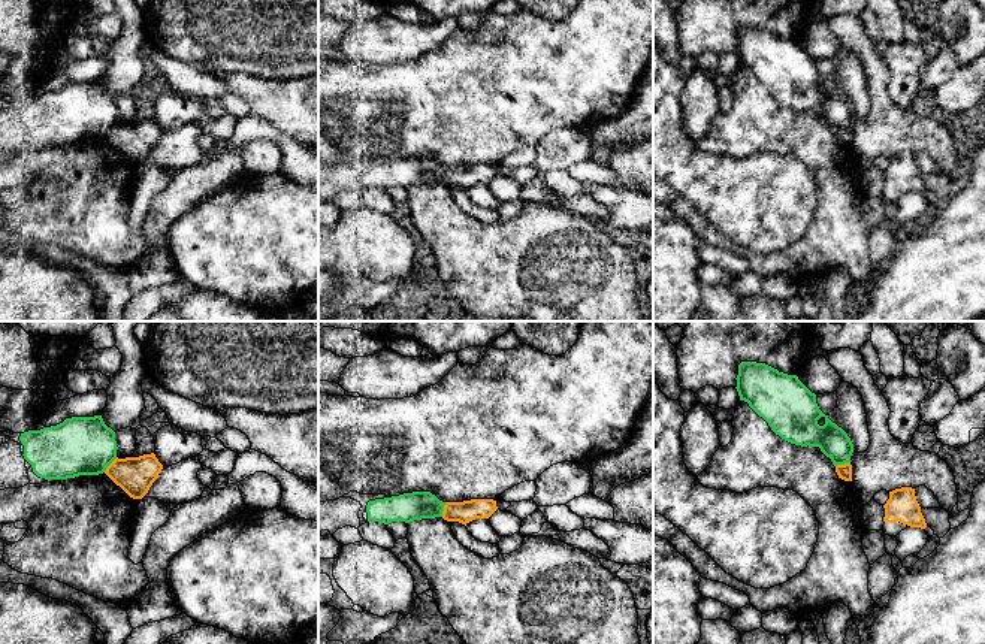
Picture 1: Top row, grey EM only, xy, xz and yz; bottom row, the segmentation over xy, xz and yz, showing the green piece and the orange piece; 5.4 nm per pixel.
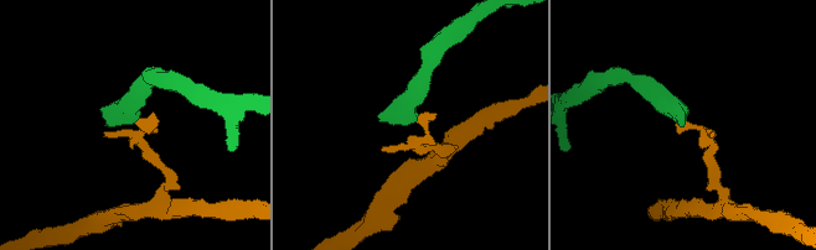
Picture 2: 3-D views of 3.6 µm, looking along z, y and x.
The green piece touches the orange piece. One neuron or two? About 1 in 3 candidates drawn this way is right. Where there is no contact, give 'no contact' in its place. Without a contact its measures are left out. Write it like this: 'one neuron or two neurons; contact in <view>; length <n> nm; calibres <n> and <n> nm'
two neurons; contact in xy; length 110 nm; calibres 320 and 200 nm

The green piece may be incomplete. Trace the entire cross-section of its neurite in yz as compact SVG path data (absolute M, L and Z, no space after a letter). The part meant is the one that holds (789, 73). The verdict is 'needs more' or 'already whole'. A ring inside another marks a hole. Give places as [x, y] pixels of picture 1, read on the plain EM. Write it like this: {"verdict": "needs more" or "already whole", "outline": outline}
{"verdict": "already whole", "outline": "M741 27L735 45L740 66L747 67L782 105L819 112L834 131L850 129L850 103L819 75L816 60L797 40L765 28Z"}

